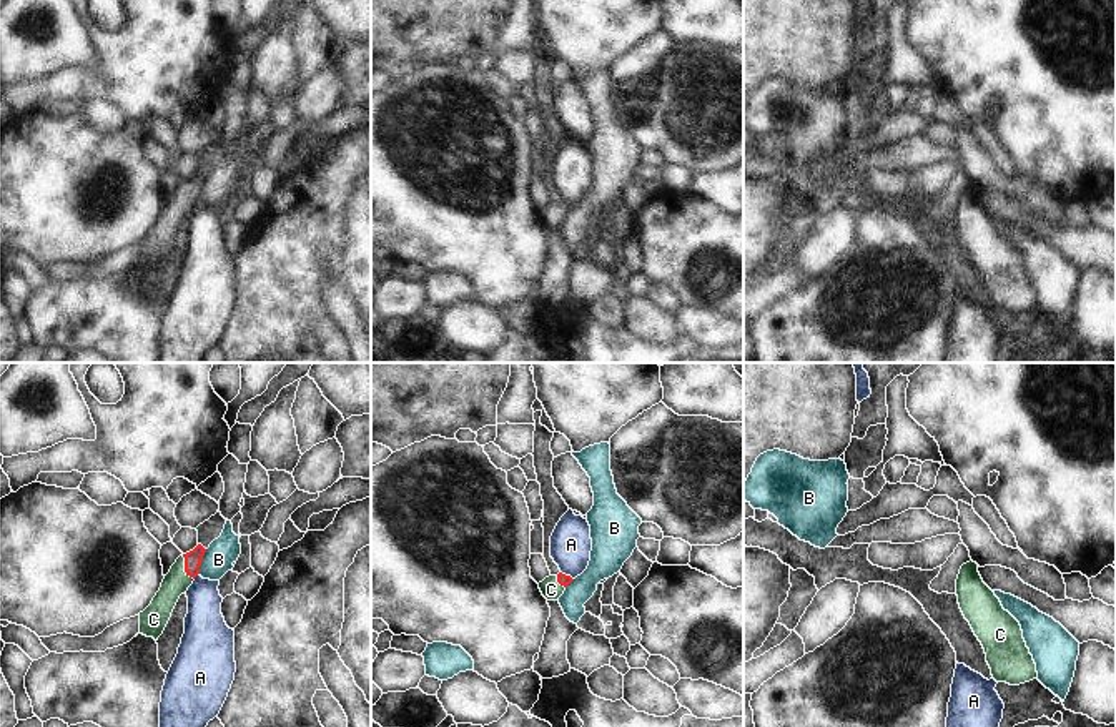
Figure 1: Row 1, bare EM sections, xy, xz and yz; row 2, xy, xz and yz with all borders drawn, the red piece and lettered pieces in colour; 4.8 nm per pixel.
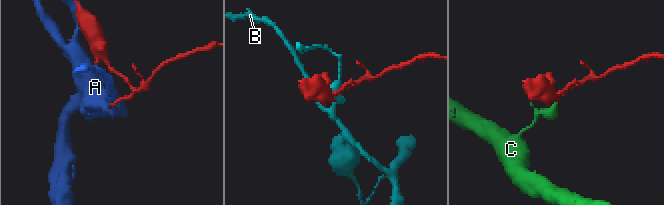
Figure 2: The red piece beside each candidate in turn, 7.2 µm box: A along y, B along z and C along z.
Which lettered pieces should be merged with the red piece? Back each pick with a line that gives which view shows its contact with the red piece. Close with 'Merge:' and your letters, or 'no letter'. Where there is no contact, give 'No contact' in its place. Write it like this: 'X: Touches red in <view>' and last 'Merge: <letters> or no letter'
C: Touches red in xy
Merge: C.

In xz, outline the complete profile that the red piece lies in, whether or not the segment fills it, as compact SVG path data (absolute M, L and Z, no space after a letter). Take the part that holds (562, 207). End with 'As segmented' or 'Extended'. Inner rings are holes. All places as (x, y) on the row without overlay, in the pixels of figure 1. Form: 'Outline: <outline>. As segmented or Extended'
Outline: M559 200L557 203L549 203L539 210L539 216L547 228L559 228L572 208L574 206L570 203Z. Extended.

